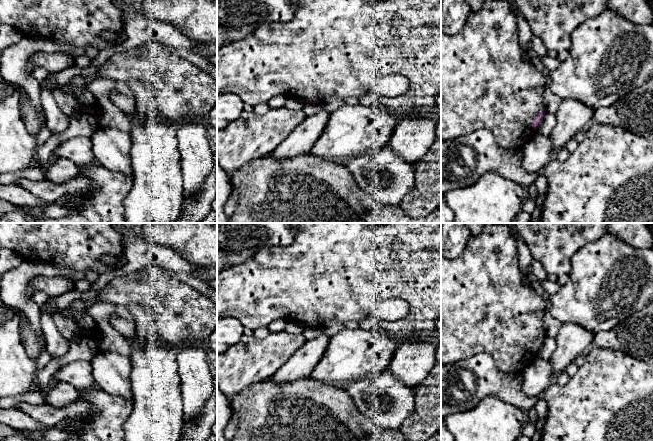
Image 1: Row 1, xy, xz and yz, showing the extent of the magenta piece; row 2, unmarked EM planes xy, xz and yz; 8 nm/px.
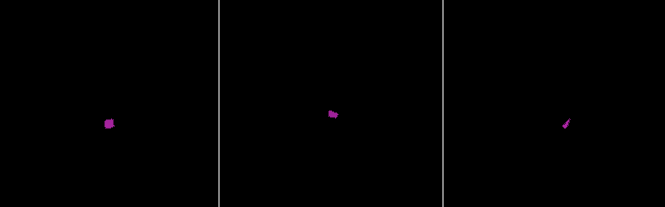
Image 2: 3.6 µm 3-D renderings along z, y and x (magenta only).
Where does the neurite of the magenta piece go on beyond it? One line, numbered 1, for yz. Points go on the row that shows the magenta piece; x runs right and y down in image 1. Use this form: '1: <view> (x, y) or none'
1: yz (485, 83)

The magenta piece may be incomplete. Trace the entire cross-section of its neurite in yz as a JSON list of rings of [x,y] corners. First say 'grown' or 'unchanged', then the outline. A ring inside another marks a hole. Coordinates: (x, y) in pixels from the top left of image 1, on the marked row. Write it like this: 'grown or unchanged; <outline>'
grown; [[[504,0],[486,1],[477,12],[471,11],[464,27],[455,35],[446,35],[441,32],[441,140],[453,140],[467,135],[478,129],[489,129],[493,132],[495,140],[501,149],[517,150],[535,134],[545,115],[543,92],[546,86],[546,78],[531,62],[523,60],[519,44],[519,32],[514,12]]]

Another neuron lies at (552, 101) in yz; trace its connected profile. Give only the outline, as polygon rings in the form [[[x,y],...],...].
[[[546,84],[544,88],[543,99],[545,110],[553,114],[557,112],[559,105],[562,102],[562,99],[551,91],[549,84]]]

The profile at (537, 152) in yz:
[[[536,133],[521,148],[522,166],[529,173],[540,171],[555,157],[548,137]]]

